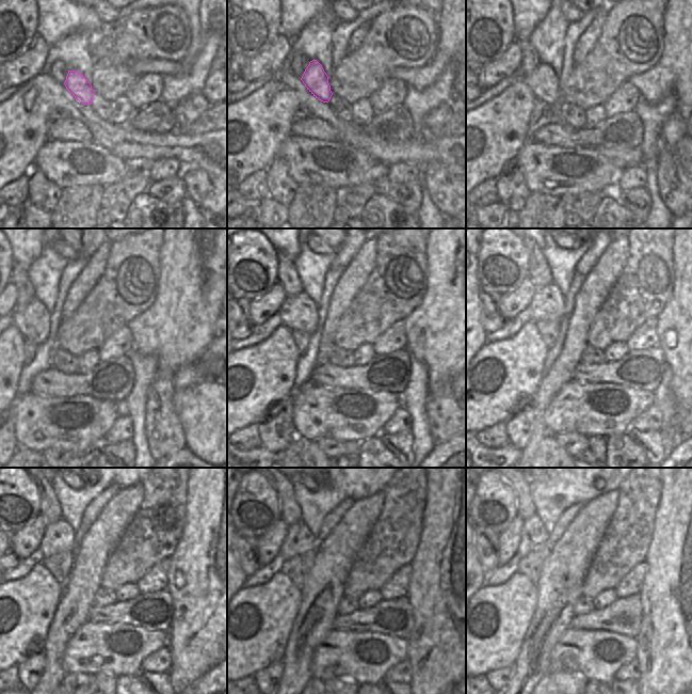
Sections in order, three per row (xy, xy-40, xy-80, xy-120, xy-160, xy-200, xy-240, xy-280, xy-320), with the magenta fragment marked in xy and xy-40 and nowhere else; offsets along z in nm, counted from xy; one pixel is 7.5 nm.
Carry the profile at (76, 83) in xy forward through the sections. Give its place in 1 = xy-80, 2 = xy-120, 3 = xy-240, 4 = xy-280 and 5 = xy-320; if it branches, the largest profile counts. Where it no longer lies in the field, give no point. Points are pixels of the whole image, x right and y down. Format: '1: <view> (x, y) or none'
1: xy-80 (544, 81)
2: xy-120 (66, 320)
3: xy-240 (59, 537)
4: xy-280 (299, 538)
5: xy-320 (533, 535)

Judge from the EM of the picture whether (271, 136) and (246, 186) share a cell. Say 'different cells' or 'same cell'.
different cells

